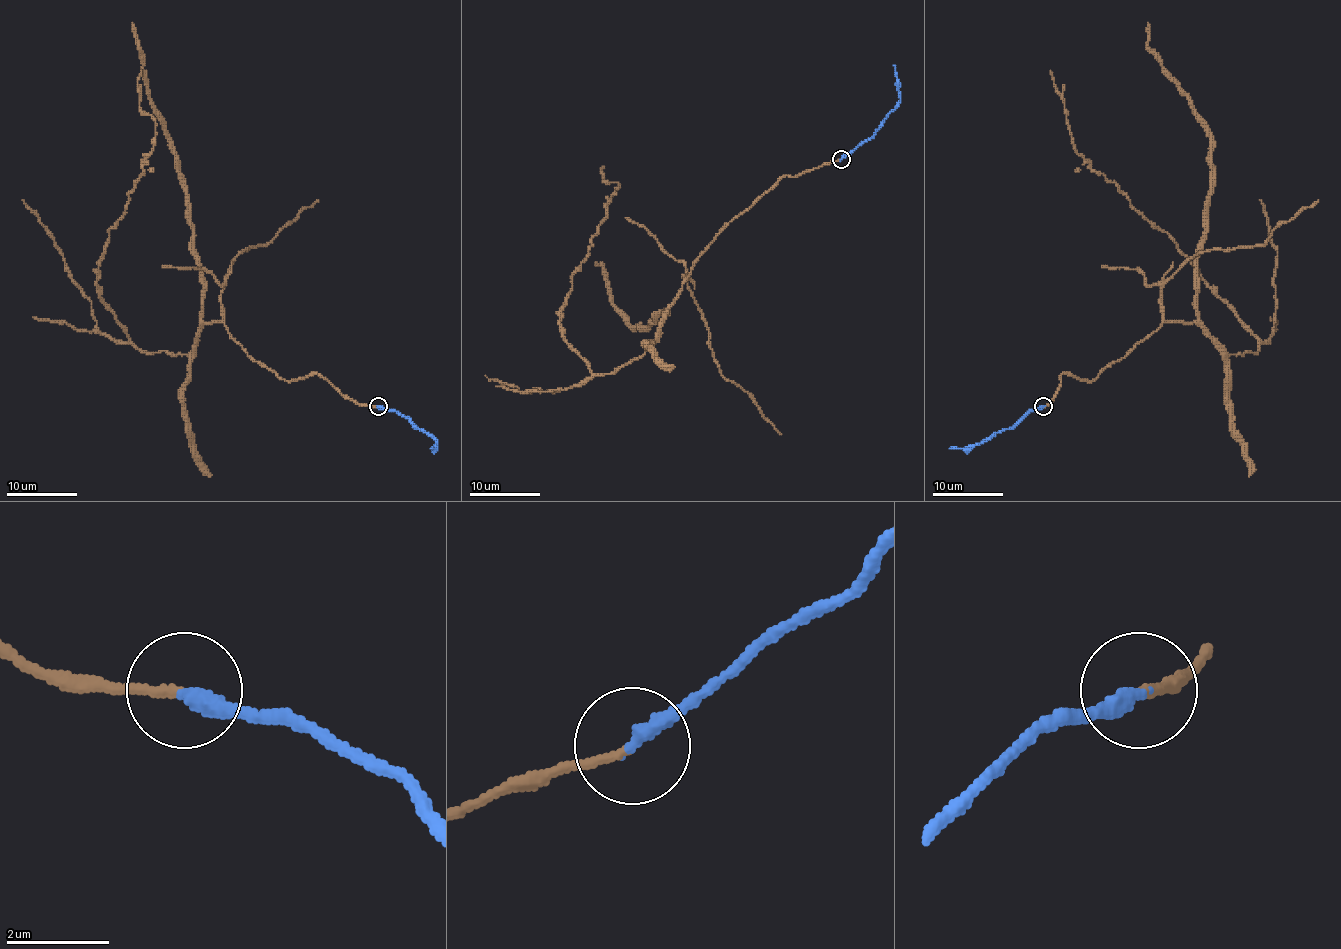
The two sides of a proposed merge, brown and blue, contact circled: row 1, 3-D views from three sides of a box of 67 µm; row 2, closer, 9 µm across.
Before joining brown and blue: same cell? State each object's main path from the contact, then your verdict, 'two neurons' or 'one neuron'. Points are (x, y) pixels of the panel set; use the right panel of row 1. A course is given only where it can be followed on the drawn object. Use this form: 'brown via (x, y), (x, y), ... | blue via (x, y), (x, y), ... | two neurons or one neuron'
brown via (1043, 406), (1063, 374), (1094, 379), (1164, 322), (1258, 351), (1075, 148), (1050, 70) | blue via (1043, 406), (983, 443), (949, 448) | one neuron

